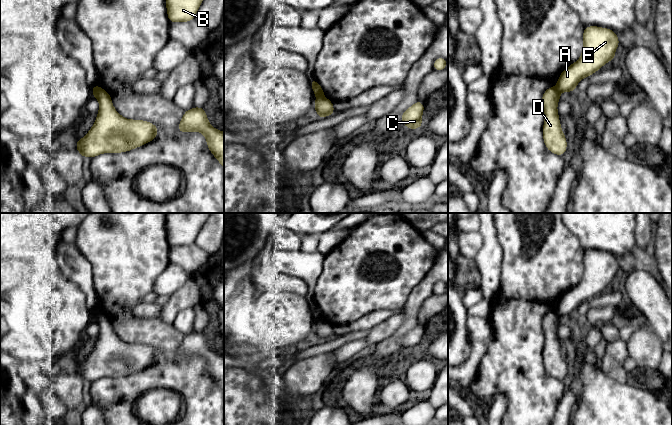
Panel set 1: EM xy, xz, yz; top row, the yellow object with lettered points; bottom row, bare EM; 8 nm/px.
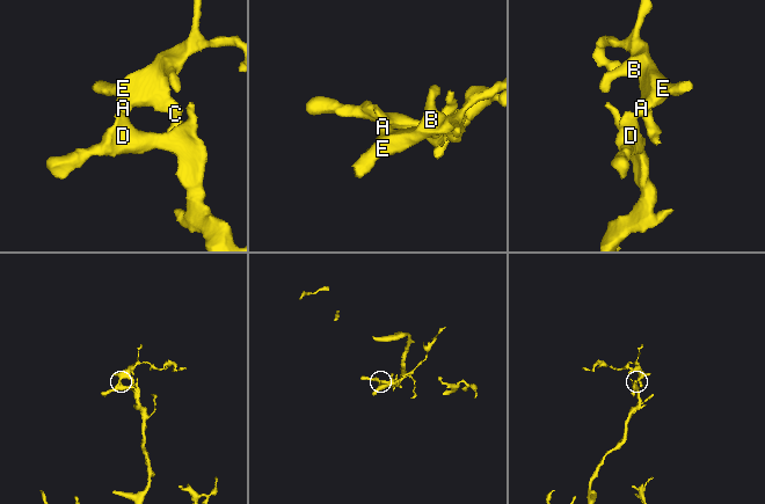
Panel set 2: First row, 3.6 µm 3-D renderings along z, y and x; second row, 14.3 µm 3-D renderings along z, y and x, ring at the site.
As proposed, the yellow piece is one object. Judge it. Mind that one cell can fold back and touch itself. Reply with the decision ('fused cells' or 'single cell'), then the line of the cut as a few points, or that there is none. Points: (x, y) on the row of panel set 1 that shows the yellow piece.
fused cells | xz (317, 96), (322, 97)

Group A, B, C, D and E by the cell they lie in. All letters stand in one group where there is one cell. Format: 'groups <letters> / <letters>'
groups A B C E / D

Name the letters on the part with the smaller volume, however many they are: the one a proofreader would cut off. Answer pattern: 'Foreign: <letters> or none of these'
Foreign: A, B, C, E

